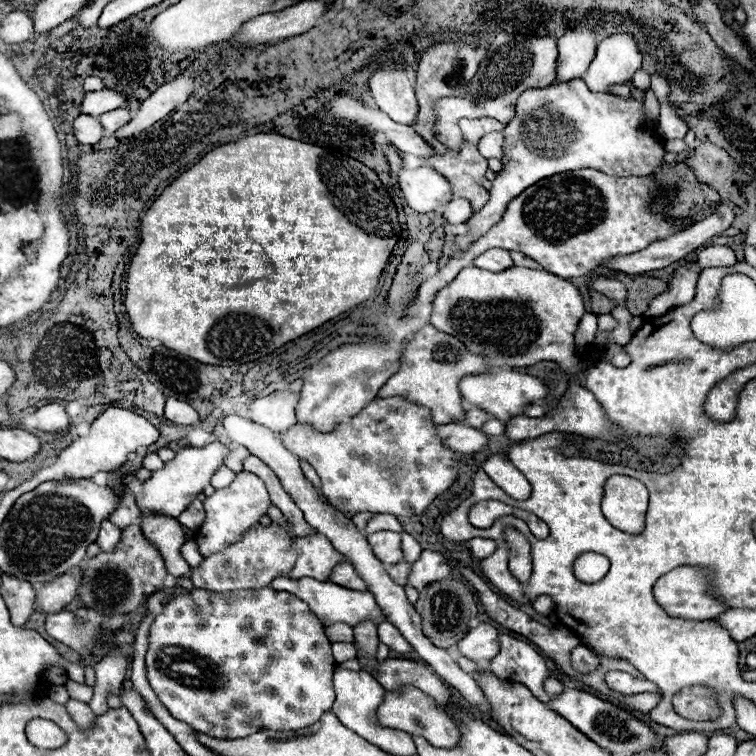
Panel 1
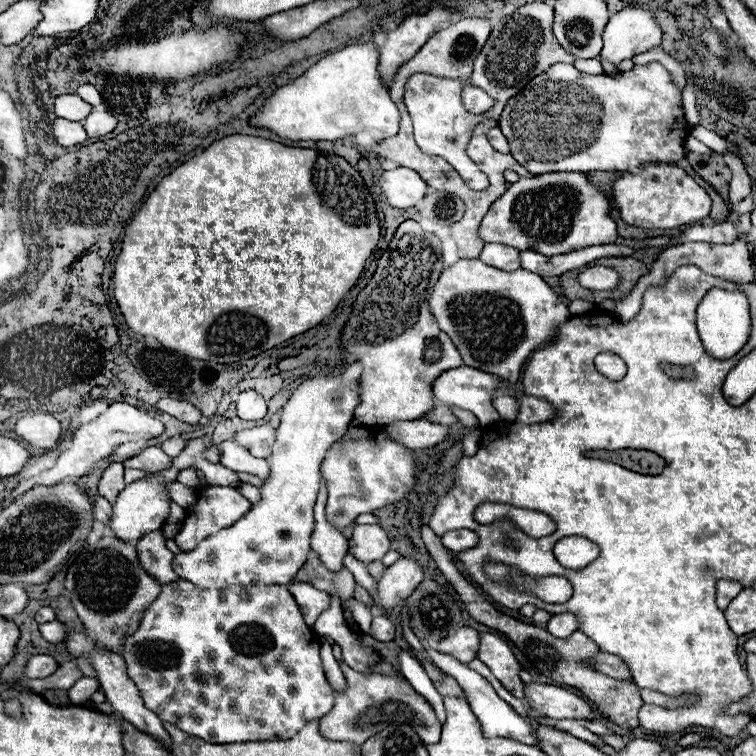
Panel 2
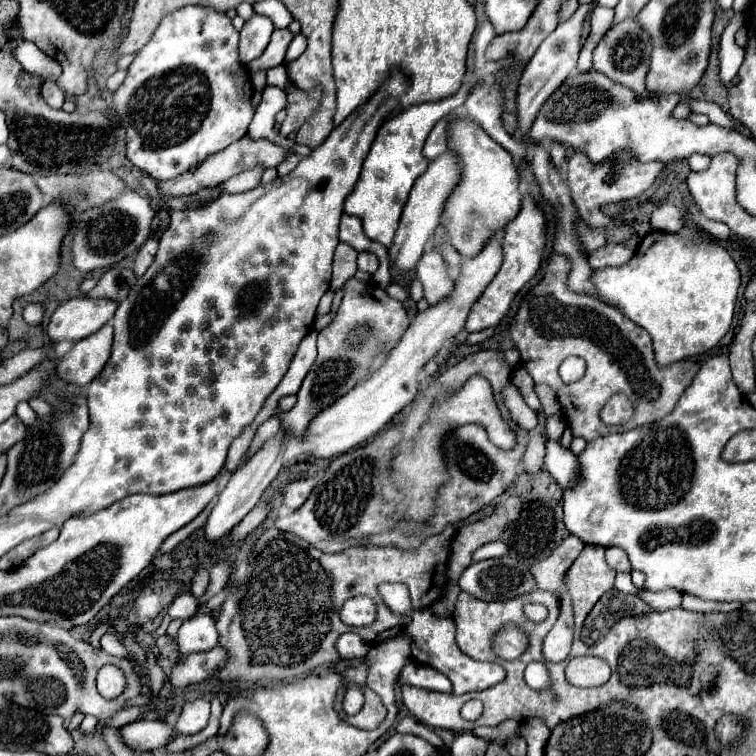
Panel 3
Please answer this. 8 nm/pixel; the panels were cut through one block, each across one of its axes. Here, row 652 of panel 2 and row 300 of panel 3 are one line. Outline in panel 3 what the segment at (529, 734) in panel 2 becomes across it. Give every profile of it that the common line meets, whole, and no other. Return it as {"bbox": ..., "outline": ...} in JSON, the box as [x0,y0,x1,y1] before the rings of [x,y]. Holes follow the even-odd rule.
{"bbox":[416,248,456,304],"outline":[[[434,248],[424,250],[424,254],[416,266],[416,276],[420,278],[420,282],[424,286],[424,298],[430,304],[442,302],[446,296],[452,294],[452,290],[456,286],[442,254]]]}

